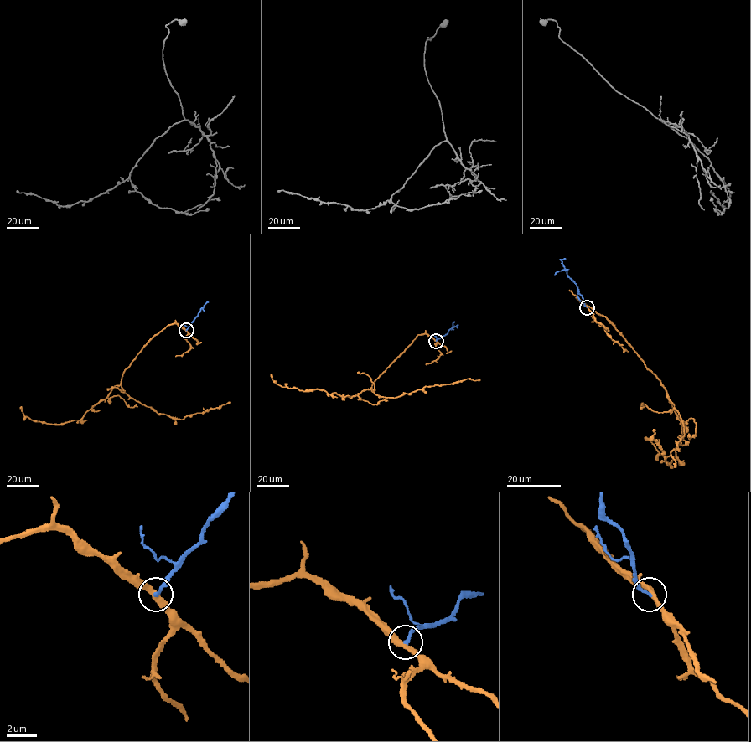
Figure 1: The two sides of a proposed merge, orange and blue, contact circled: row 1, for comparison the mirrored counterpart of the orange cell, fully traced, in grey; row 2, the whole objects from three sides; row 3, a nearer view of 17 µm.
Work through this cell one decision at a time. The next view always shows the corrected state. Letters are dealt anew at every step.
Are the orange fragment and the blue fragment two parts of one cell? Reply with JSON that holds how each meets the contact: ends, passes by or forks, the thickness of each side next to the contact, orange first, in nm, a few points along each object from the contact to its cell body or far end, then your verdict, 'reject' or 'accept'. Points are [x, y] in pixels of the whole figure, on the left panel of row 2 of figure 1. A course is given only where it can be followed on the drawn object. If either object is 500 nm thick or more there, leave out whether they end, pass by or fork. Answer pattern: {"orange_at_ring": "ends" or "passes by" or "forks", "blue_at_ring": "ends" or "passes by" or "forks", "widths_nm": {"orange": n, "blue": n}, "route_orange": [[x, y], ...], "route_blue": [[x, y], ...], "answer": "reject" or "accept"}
{"orange_at_ring": "passes by", "blue_at_ring": "ends", "widths_nm": {"orange": 320, "blue": 220}, "route_orange": [[186, 330], [168, 324], [154, 335], [125, 370], [123, 390], [158, 414], [181, 419], [230, 402]], "route_blue": [[186, 330], [207, 301]], "answer": "accept"}

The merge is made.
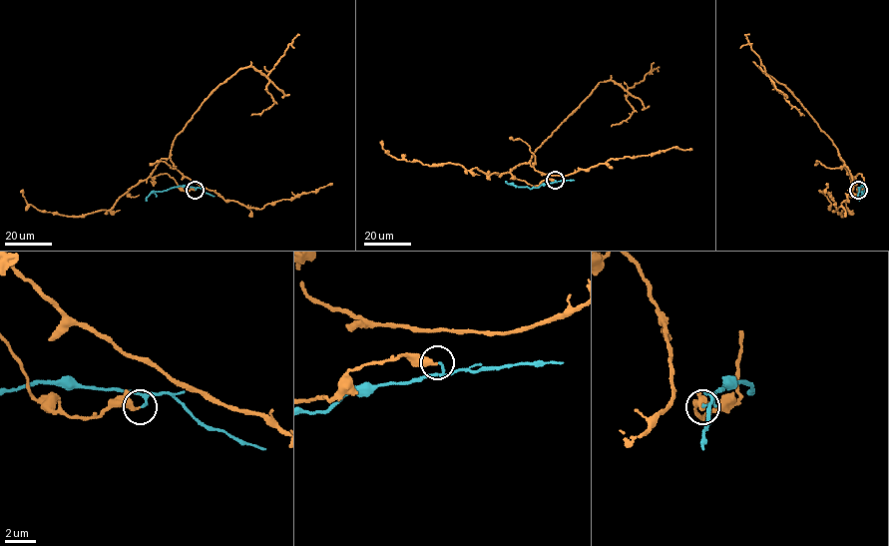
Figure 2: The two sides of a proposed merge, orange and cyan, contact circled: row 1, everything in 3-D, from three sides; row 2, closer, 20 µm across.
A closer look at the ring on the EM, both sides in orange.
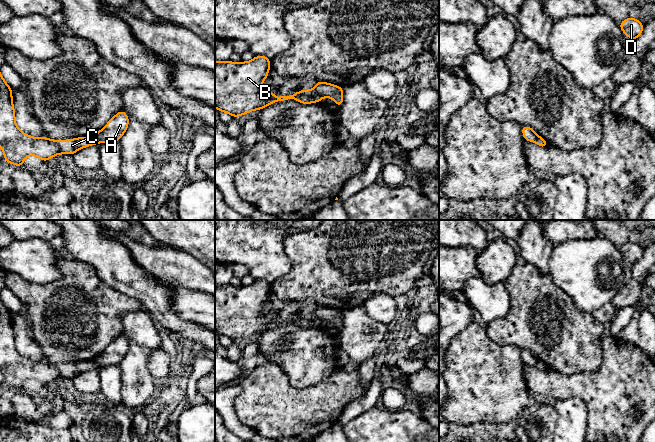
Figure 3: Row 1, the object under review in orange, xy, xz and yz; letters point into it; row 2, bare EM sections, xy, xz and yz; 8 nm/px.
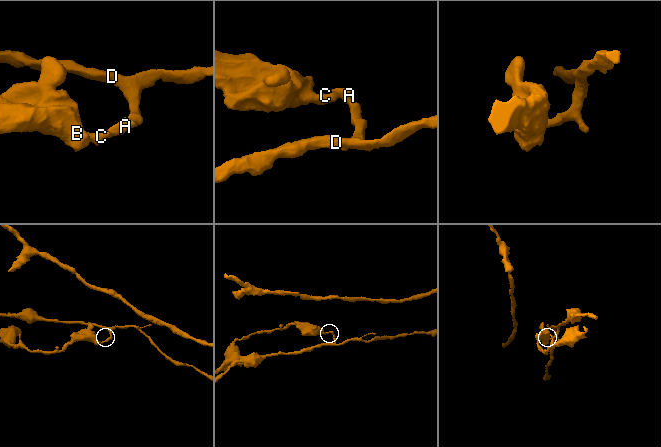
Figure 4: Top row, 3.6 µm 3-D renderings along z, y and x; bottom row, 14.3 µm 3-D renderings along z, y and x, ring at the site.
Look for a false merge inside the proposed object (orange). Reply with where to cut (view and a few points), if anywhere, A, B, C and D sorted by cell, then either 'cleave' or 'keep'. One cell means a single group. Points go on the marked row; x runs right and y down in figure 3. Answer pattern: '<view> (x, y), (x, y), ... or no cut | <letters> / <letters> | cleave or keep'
xz (312, 89), (322, 97) | A D / B C | cleave

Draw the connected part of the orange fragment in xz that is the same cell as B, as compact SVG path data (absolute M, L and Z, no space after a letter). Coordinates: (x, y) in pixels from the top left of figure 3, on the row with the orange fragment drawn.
M255 56L251 61L240 63L215 60L215 107L220 112L238 117L258 111L275 101L296 99L303 104L322 101L322 96L313 89L276 98L273 91L263 92L261 85L269 69L270 60L266 56Z

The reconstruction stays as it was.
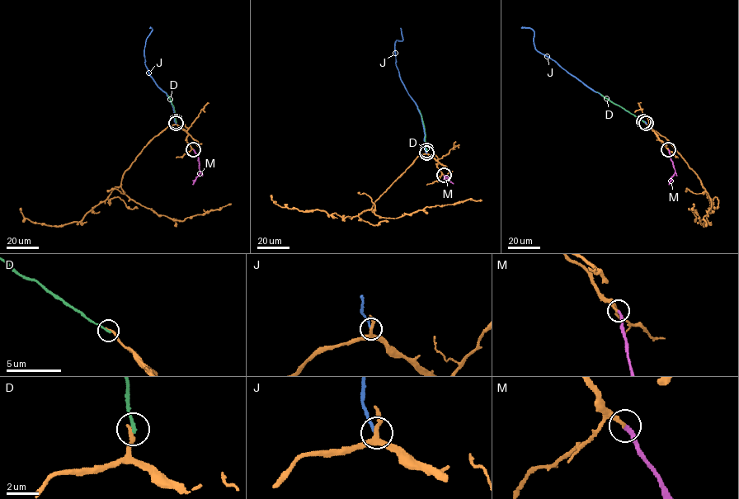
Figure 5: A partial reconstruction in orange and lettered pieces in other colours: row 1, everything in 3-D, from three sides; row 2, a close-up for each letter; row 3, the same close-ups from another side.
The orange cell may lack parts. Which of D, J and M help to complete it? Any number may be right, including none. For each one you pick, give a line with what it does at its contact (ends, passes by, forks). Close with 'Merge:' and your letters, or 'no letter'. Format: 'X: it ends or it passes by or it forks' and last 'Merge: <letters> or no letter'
M: it ends
Merge: M

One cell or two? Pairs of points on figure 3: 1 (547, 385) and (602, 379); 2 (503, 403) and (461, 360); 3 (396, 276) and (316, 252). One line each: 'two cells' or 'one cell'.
1: one cell
2: one cell
3: one cell

